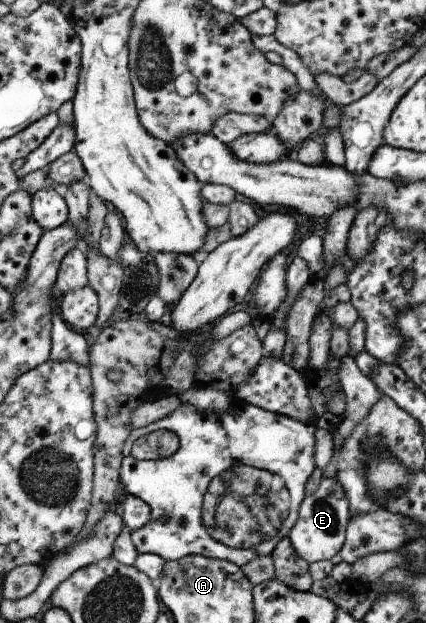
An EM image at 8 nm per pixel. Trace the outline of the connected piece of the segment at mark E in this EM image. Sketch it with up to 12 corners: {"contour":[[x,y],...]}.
{"contour":[[336,479],[300,502],[287,535],[311,564],[339,553],[350,516]]}

